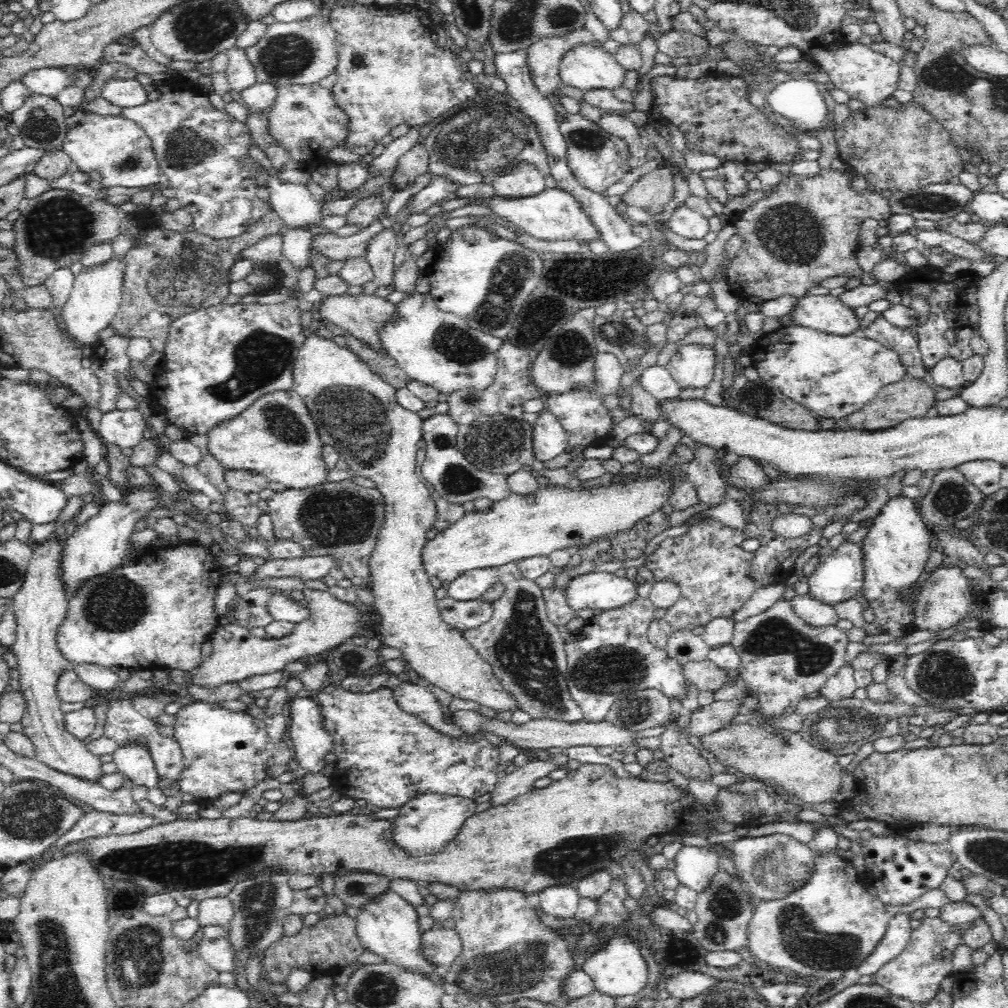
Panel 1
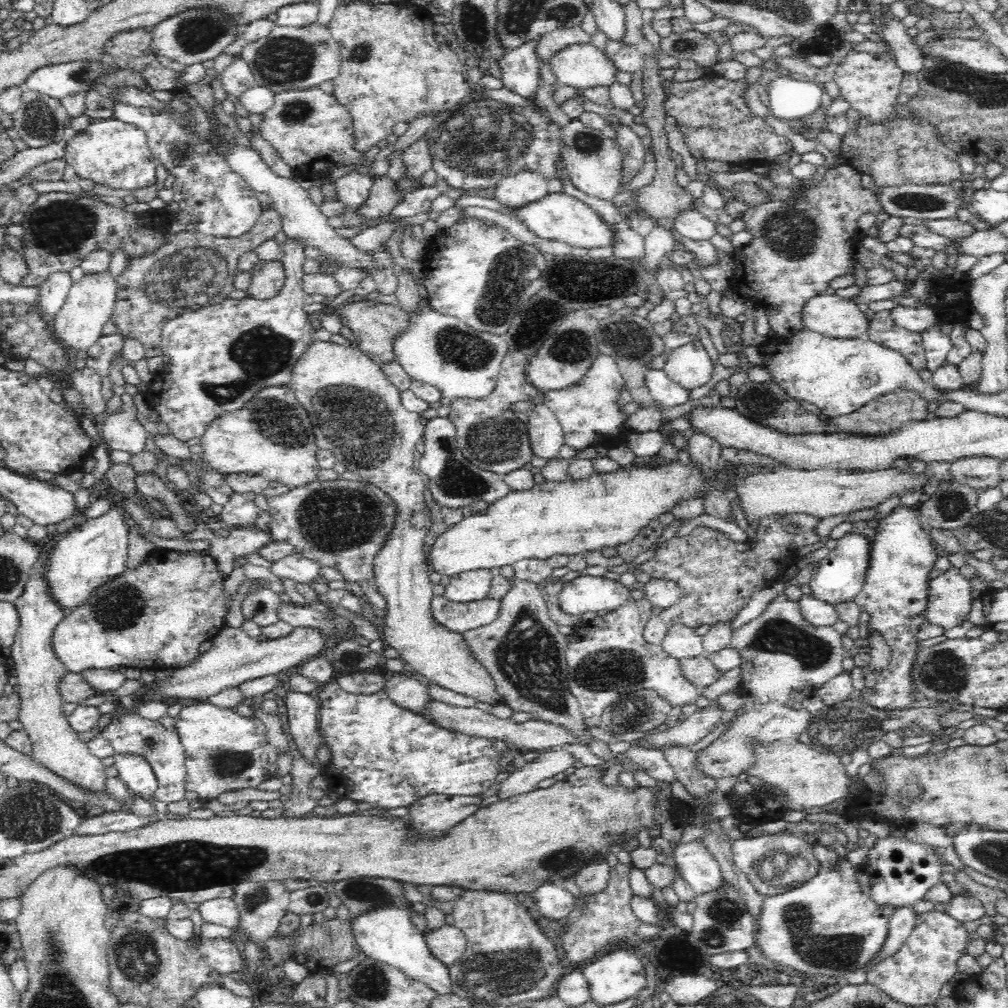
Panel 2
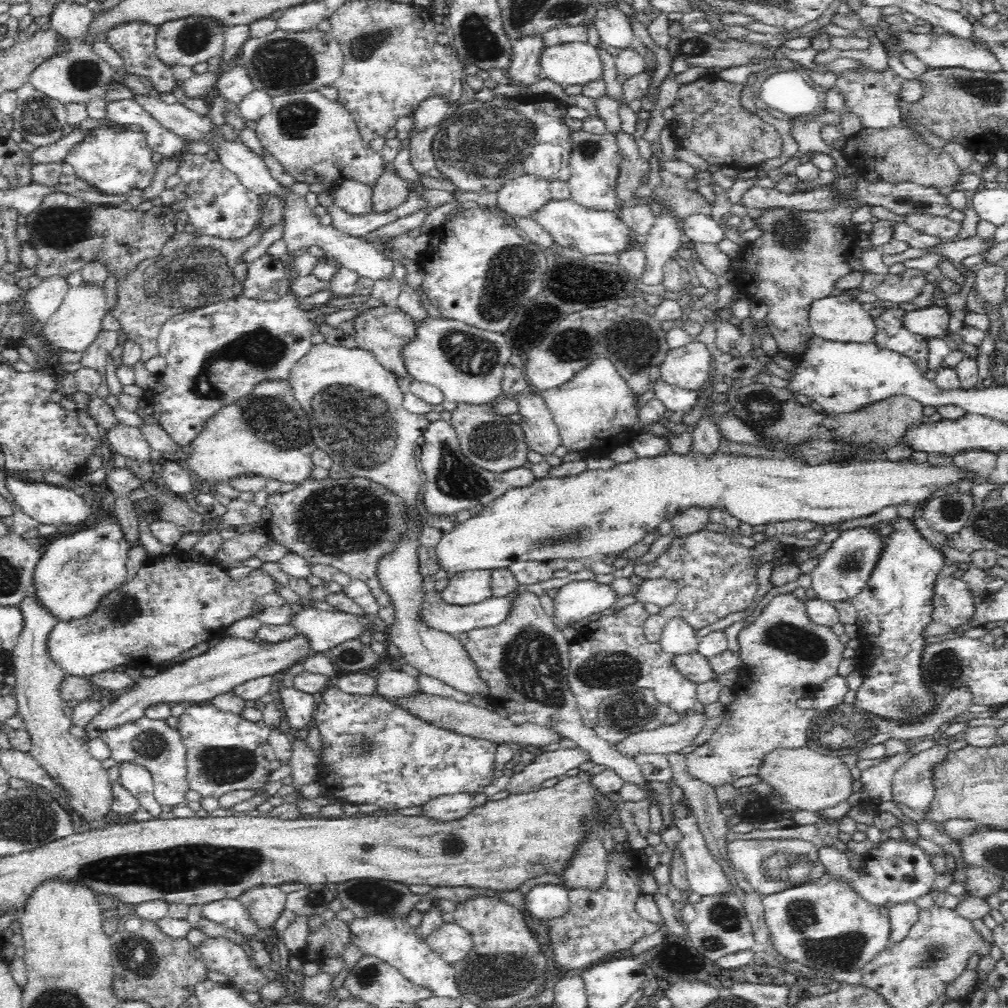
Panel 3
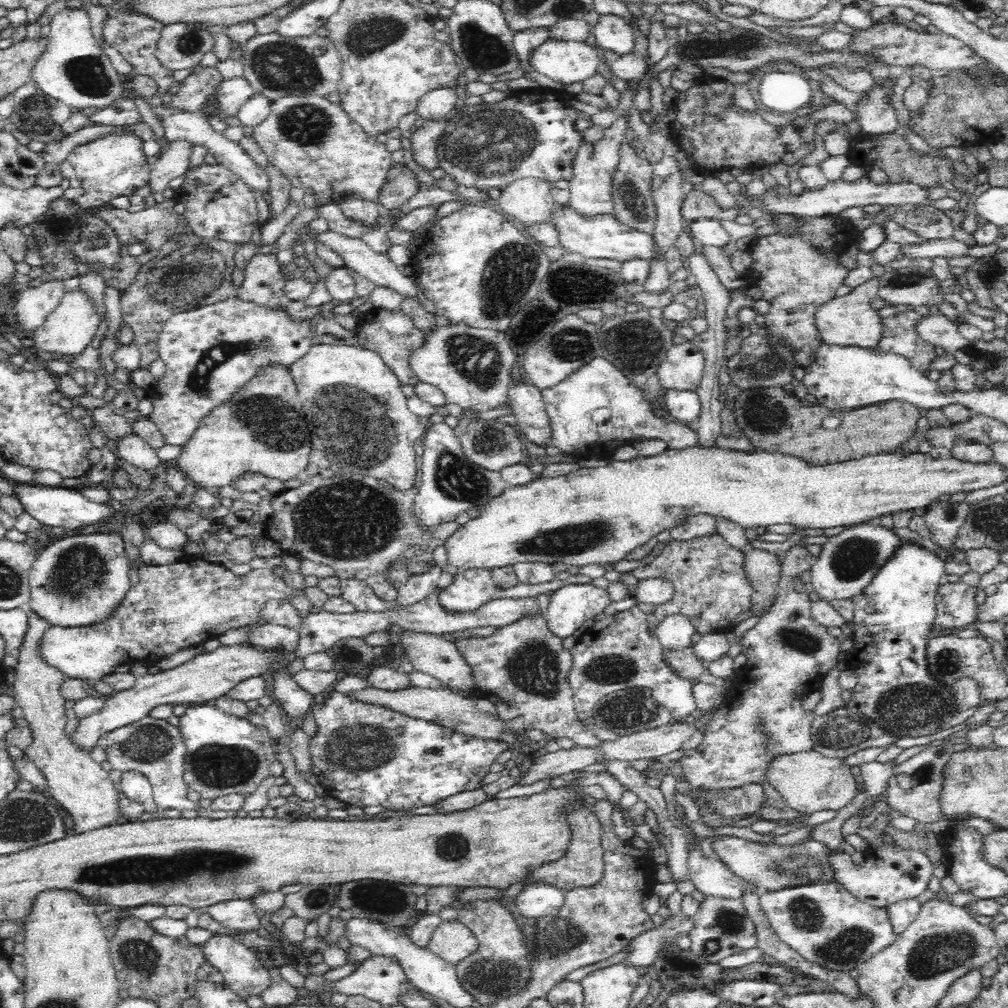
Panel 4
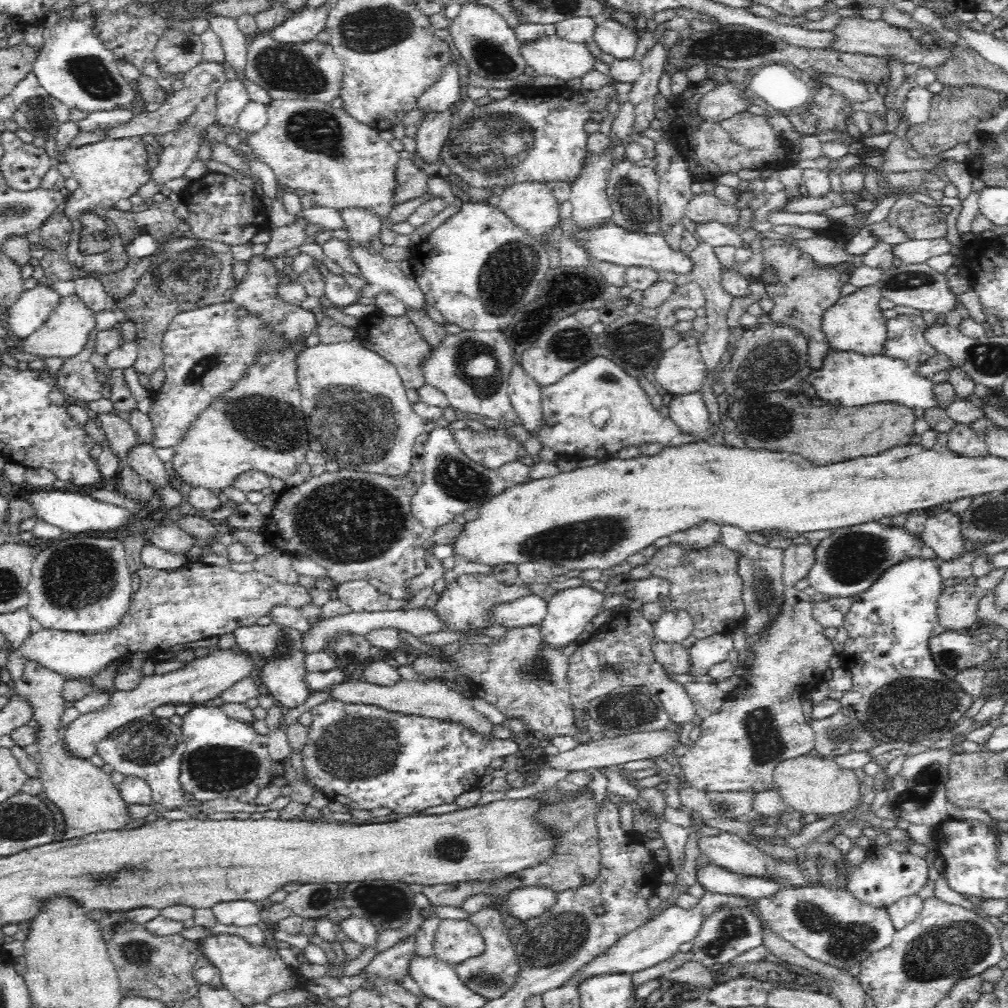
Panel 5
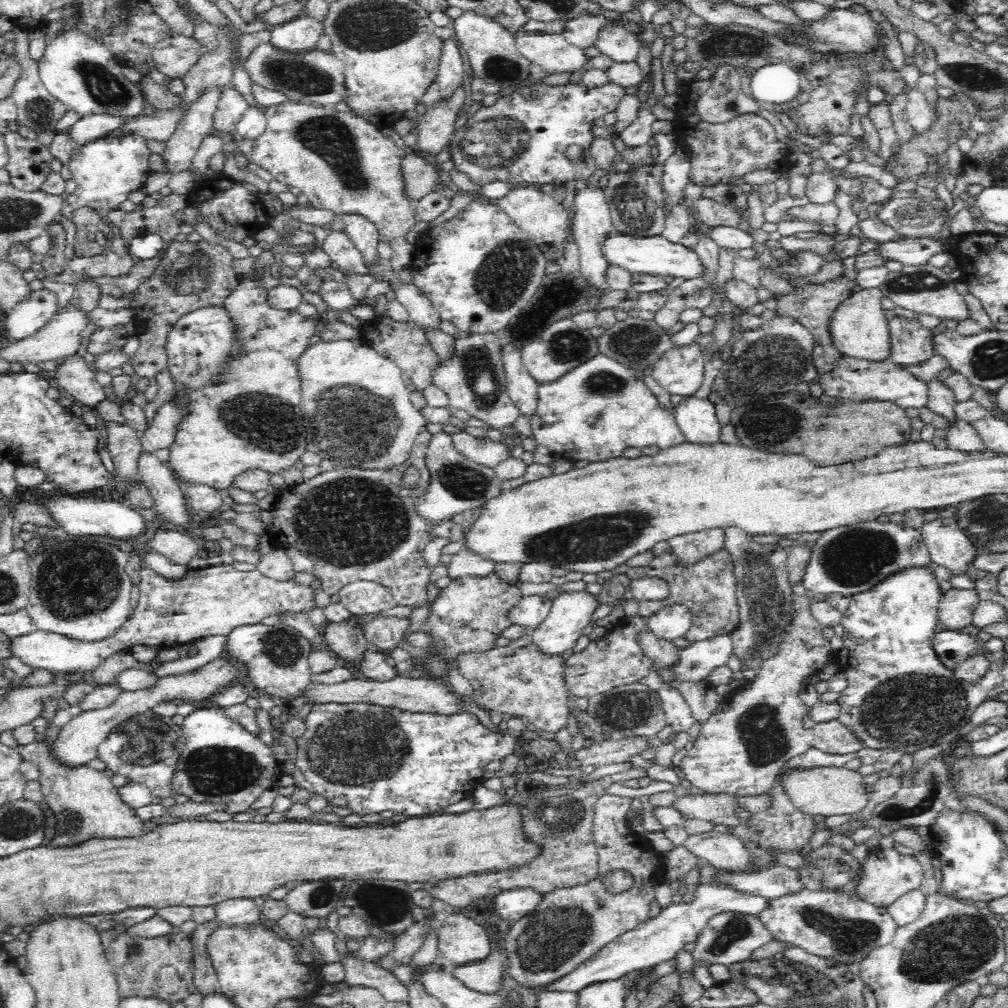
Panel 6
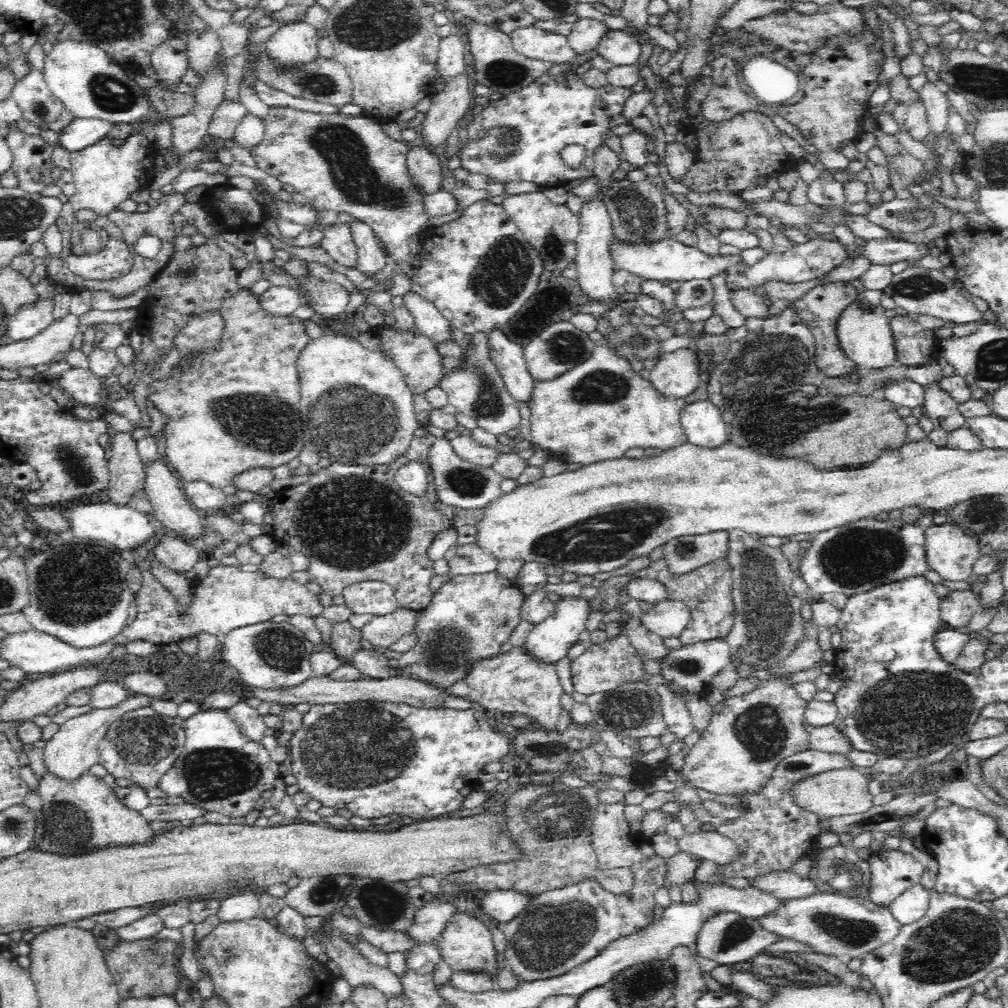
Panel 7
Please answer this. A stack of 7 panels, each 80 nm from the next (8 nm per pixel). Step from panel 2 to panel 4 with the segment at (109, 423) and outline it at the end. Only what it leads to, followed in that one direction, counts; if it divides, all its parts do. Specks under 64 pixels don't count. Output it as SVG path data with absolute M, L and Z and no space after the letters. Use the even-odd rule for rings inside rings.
M136 434L121 441L113 449L119 460L129 462L140 470L153 471L161 463L156 455L156 449L149 446Z

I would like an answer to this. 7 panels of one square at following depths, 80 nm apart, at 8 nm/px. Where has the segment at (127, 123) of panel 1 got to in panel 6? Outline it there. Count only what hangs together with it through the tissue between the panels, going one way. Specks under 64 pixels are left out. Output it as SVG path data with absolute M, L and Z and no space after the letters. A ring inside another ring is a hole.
M122 133L118 136L99 138L86 146L75 147L67 166L72 172L77 188L64 200L61 208L62 218L57 222L65 232L66 258L75 250L76 227L73 212L82 207L93 208L102 218L111 210L117 209L132 191L139 190L150 176L148 168L148 139L136 133Z

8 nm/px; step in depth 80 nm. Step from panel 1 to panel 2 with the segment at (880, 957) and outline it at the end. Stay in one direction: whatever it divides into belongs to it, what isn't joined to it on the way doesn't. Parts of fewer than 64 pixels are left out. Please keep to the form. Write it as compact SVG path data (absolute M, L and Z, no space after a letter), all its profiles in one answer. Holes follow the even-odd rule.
M910 906L896 907L889 921L889 932L886 942L880 950L880 955L885 957L900 948L900 945L910 936L911 930L916 926L917 915Z

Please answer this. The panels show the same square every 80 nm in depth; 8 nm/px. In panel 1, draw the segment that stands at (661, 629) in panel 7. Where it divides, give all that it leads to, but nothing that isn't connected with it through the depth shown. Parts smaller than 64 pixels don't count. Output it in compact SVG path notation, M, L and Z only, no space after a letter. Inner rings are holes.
M690 629L673 630L667 638L665 651L670 658L684 664L688 661L699 661L707 658L711 648L701 635L692 633Z

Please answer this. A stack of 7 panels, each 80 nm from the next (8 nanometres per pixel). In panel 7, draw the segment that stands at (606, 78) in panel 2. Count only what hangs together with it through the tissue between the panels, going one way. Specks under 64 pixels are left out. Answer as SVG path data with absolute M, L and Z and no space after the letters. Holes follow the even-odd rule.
M536 25L515 28L509 35L513 48L534 60L573 64L578 55L563 34Z

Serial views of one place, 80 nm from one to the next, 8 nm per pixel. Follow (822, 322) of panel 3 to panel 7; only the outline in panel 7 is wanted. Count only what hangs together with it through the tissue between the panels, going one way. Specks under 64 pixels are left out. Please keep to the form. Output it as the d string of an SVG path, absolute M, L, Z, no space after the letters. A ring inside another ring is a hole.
M864 290L842 314L838 322L837 334L841 350L864 372L883 370L898 362L897 348L891 330L890 318L886 318L885 309L881 306L883 291Z

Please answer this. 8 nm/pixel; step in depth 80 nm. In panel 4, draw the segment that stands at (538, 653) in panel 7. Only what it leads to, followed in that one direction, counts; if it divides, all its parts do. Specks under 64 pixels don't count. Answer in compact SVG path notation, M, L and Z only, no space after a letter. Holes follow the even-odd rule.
M570 584L554 591L546 616L549 633L558 640L578 635L582 624L603 612L611 602L607 589L591 584Z

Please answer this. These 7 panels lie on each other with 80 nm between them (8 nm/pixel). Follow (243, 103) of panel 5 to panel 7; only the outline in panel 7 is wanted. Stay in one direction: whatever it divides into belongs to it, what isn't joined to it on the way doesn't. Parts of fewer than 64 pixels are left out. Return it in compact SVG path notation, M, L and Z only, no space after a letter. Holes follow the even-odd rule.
M224 100L214 111L208 123L208 136L212 140L218 140L218 142L232 140L236 127L246 114L249 114L249 112L239 100Z

